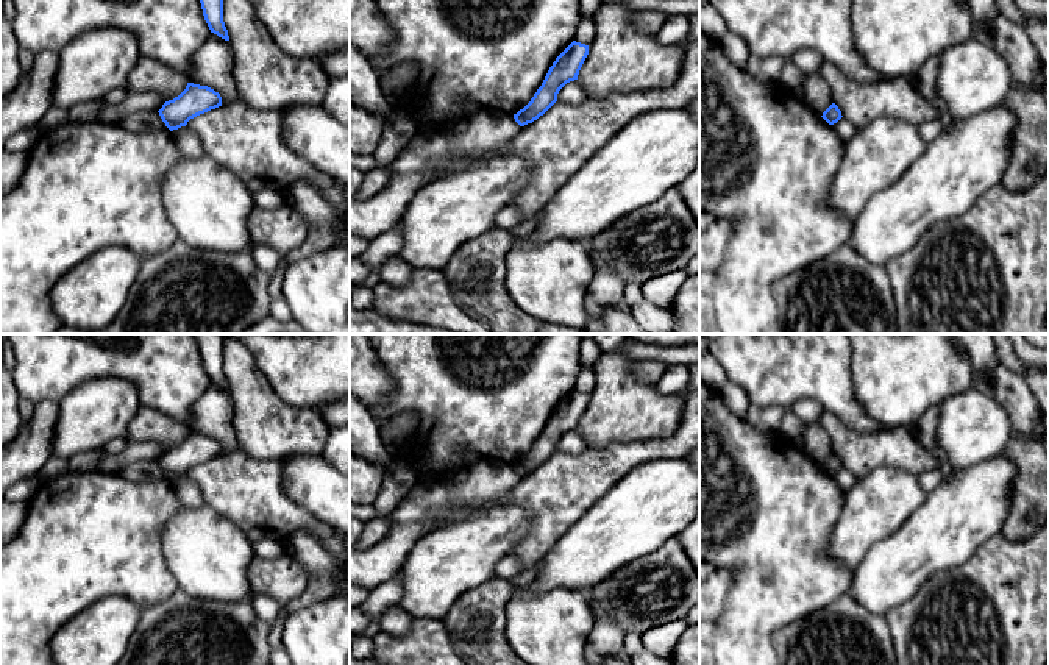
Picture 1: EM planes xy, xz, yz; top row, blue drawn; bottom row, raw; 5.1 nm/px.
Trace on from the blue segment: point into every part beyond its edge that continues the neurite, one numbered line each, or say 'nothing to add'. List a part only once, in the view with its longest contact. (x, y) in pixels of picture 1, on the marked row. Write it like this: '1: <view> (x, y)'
nothing to add

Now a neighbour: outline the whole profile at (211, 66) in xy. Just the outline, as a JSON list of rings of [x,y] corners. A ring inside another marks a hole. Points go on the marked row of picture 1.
[[[211,33],[190,59],[187,83],[214,89],[222,97],[222,106],[228,106],[237,100],[233,61],[231,42]]]

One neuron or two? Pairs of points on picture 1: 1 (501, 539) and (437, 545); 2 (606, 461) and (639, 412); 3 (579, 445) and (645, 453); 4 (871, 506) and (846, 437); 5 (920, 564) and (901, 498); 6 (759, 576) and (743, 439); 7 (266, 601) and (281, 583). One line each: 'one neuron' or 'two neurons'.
1: one neuron
2: two neurons
3: two neurons
4: two neurons
5: two neurons
6: one neuron
7: two neurons

